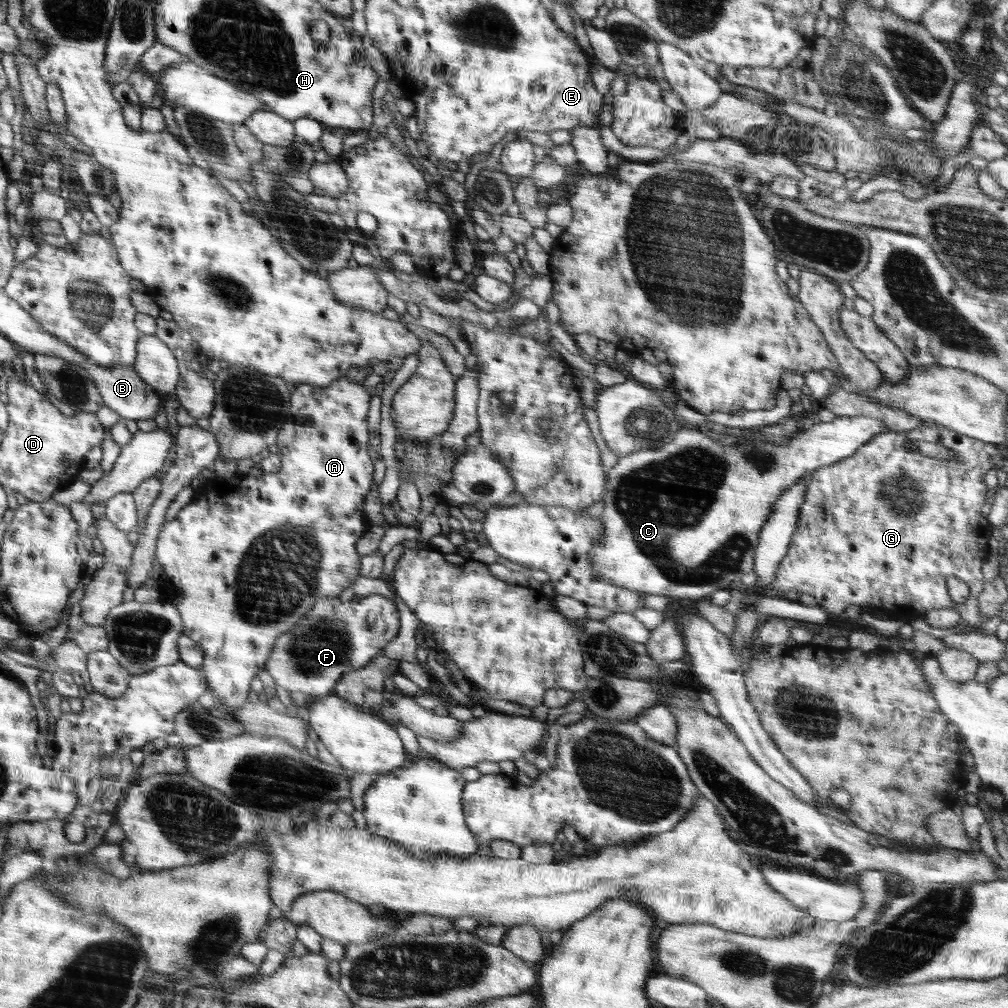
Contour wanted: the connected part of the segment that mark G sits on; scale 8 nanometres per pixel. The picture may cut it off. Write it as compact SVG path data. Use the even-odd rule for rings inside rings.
M921 420L921 426L906 434L898 434L897 432L885 430L884 432L880 432L879 435L872 436L866 444L858 448L849 458L840 460L835 464L830 464L822 469L817 469L806 476L808 490L804 502L801 504L798 522L788 545L786 556L780 561L776 569L774 584L785 591L798 591L800 594L806 593L812 595L818 606L836 615L845 612L846 608L852 606L852 604L856 604L863 609L866 606L868 606L866 609L884 608L884 610L907 607L908 610L904 610L904 612L910 612L912 617L922 615L928 610L953 608L958 611L960 618L971 626L972 629L970 630L977 630L981 623L988 621L987 618L982 619L982 613L978 608L977 597L984 588L985 580L982 576L981 568L990 554L989 540L993 532L995 532L994 526L987 517L981 515L982 506L988 501L986 498L988 488L983 478L989 470L1000 466L1003 459L1001 447L995 444L985 443L983 440L973 439L970 436L958 434L950 428L931 422L931 420ZM906 440L914 442L924 440L926 442L940 443L953 452L952 459L948 459L946 463L942 463L942 461L930 458L930 456L924 456L919 450L908 451L908 449L904 448L904 441ZM946 576L956 576L958 580L966 582L970 590L969 598L962 603L956 603L951 599L950 595L948 595Z

